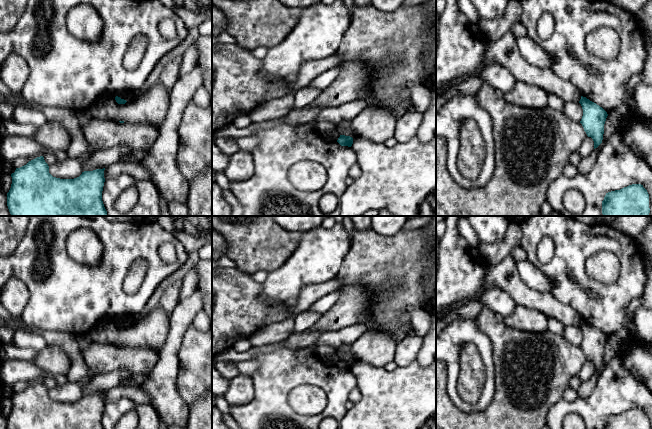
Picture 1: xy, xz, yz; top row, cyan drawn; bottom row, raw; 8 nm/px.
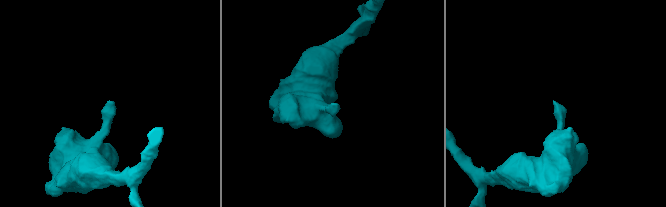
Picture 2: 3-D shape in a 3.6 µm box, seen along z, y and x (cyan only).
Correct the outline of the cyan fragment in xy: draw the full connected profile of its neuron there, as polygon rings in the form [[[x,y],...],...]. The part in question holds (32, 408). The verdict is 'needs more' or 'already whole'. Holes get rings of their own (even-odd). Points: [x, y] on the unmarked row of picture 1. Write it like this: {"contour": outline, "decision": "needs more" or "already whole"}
{"contour": [[[40,380],[11,398],[7,429],[104,429],[104,394],[84,395],[74,403],[60,403],[49,397]]], "decision": "already whole"}

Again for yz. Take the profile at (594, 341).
{"contour": [[[581,320],[579,327],[583,333],[583,340],[580,347],[587,360],[593,363],[595,373],[602,367],[604,348],[608,338],[602,331],[586,321]]], "decision": "already whole"}

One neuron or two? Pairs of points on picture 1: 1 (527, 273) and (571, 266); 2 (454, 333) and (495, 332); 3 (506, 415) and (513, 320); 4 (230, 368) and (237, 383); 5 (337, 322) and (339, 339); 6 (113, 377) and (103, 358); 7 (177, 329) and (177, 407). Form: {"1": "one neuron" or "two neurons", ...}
{"1": "two neurons", "2": "two neurons", "3": "two neurons", "4": "two neurons", "5": "two neurons", "6": "two neurons", "7": "one neuron"}

